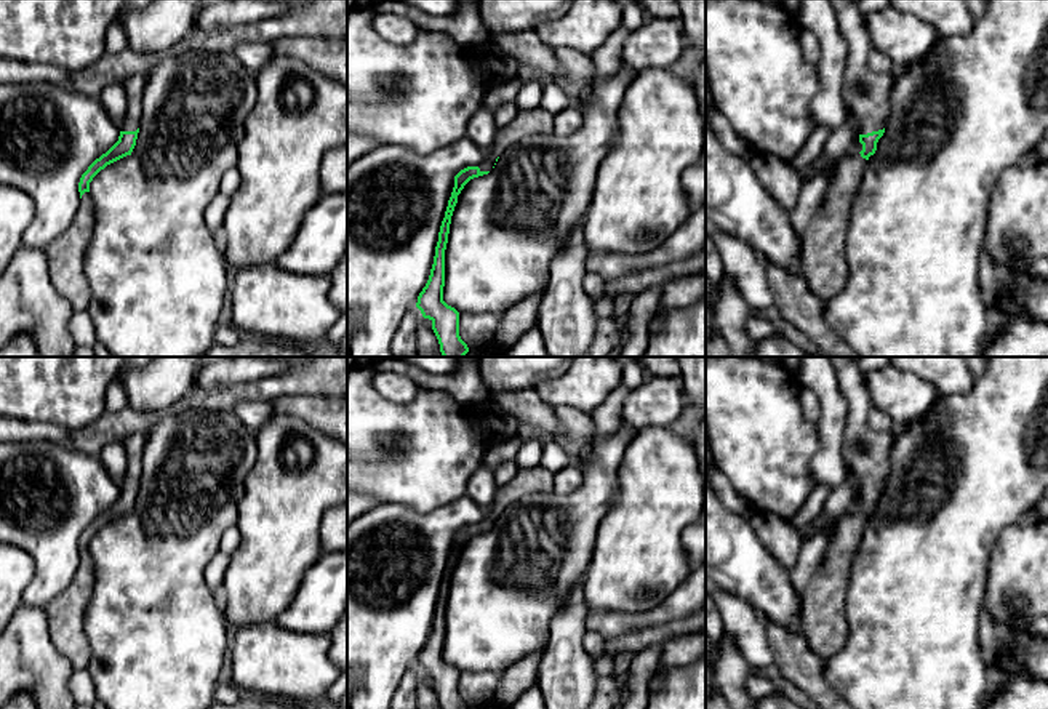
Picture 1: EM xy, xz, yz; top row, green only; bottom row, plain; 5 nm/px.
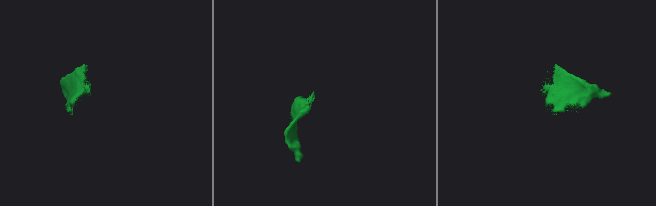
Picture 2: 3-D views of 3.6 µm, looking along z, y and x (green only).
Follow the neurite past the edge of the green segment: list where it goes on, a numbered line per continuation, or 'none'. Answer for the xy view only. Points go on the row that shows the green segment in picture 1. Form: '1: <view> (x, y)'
1: xy (135, 85)

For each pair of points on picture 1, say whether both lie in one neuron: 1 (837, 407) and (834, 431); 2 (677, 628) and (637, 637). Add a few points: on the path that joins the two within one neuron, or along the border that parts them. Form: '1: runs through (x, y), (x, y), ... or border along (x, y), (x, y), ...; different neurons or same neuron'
1: runs through (834, 413), (834, 424); same neuron
2: runs through (668, 631), (647, 637); same neuron

